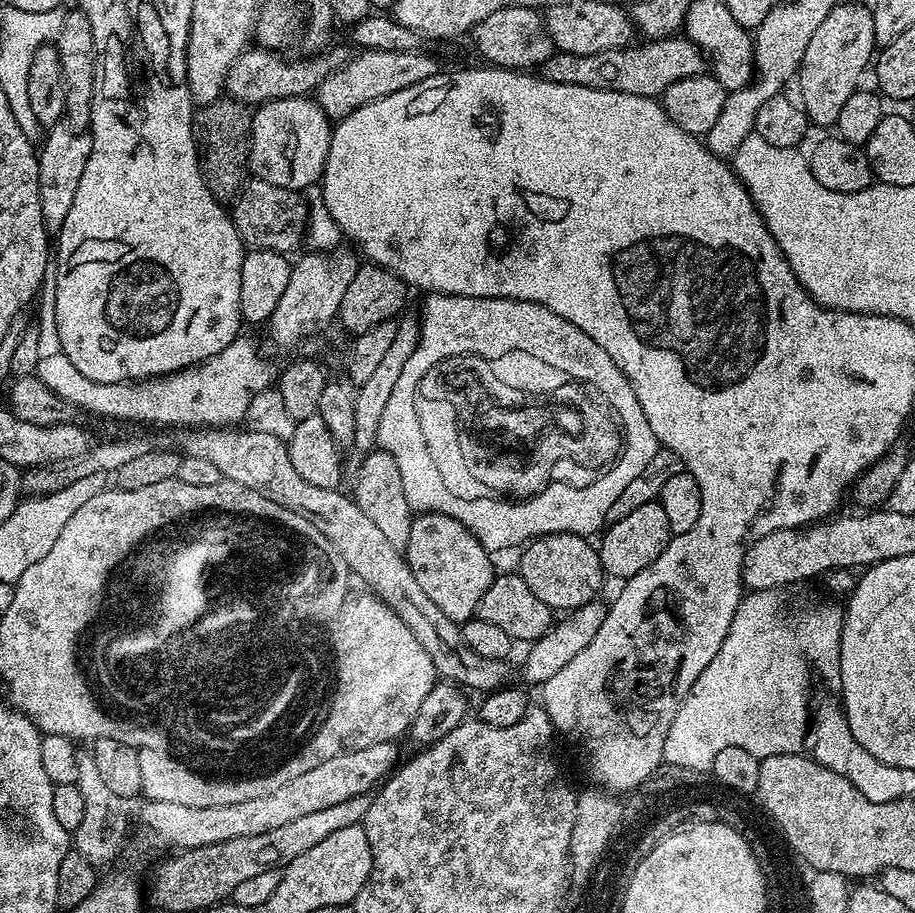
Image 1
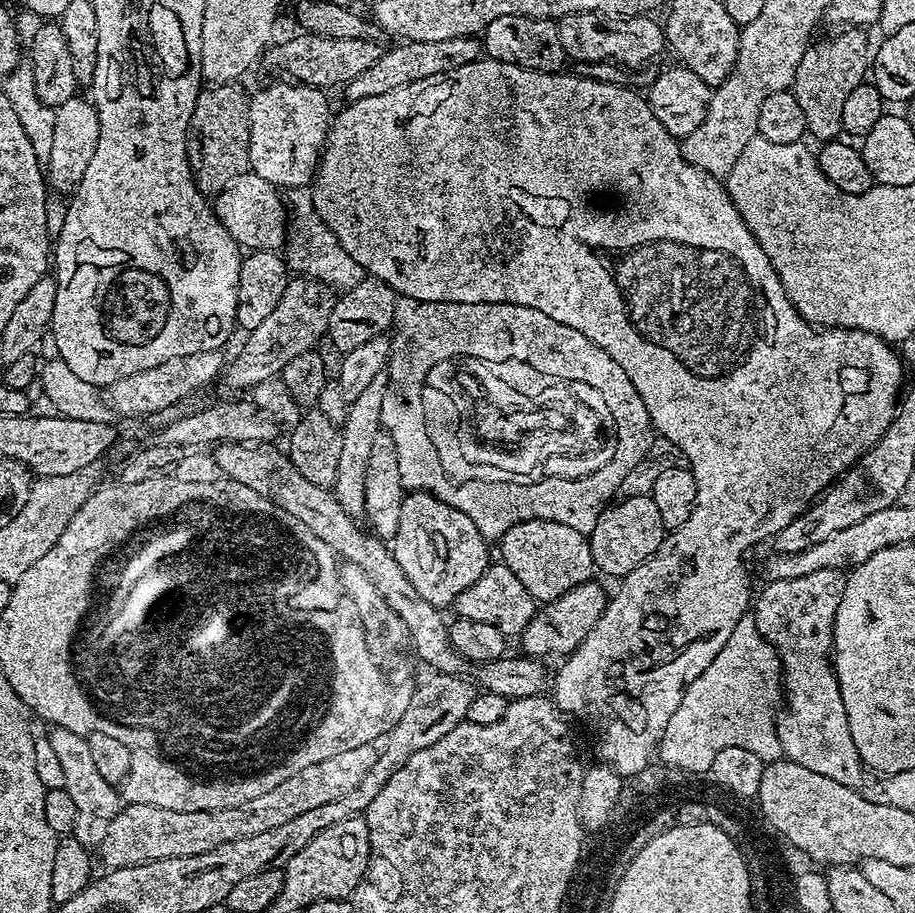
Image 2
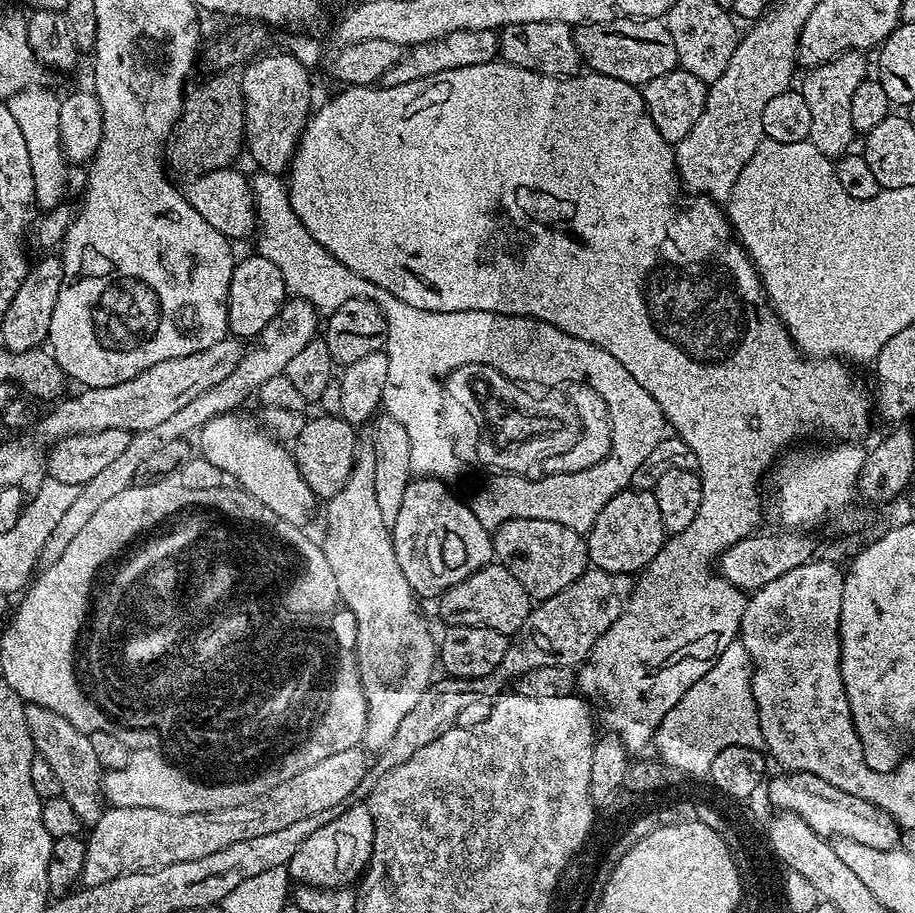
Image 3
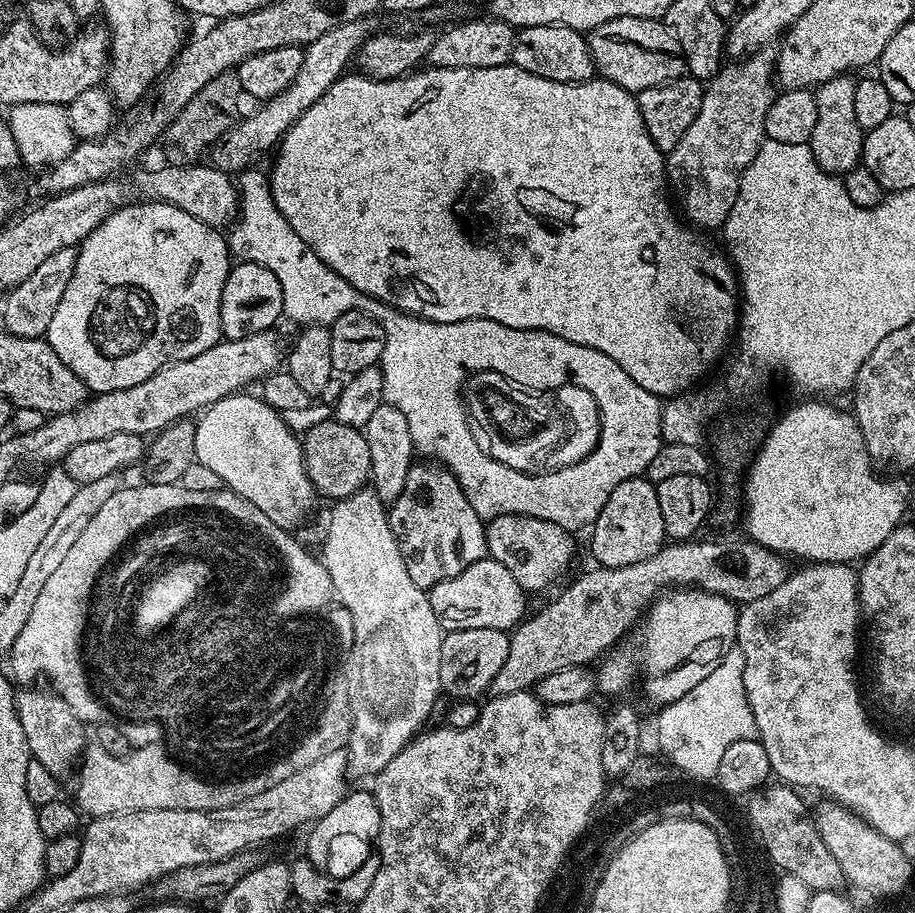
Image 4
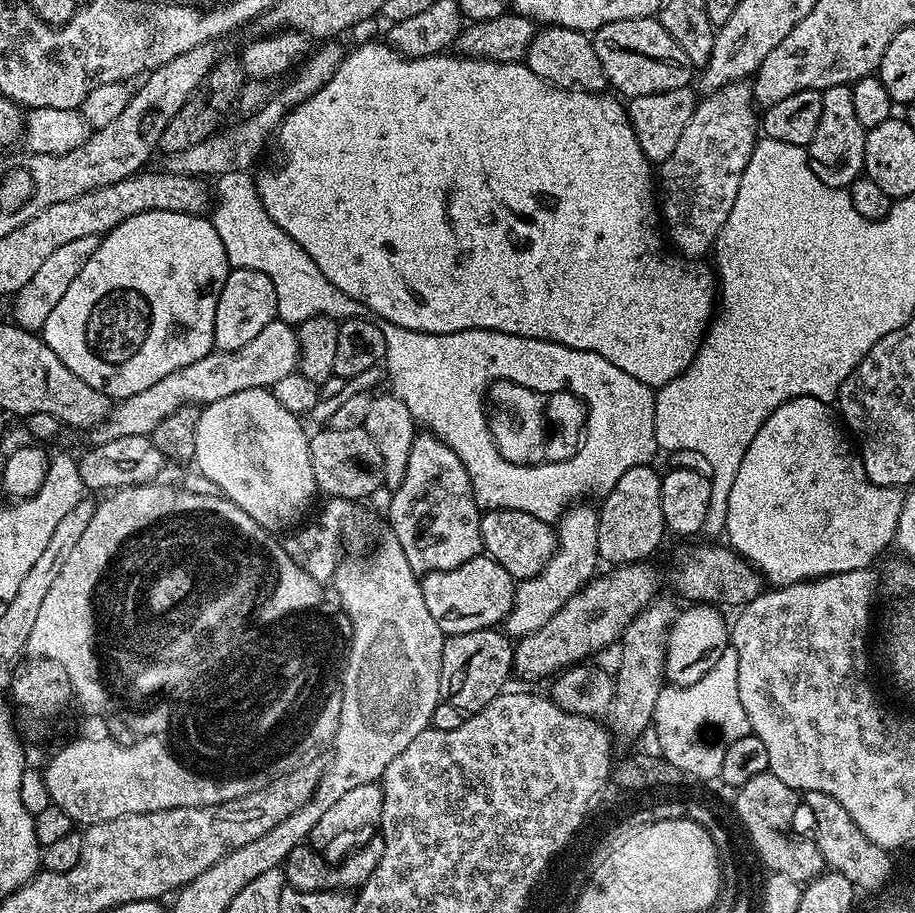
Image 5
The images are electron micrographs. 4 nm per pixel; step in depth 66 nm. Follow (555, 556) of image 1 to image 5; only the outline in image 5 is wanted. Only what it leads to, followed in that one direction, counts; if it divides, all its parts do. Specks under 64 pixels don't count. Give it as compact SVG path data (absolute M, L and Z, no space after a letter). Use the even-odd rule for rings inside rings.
M487 510L480 518L484 552L509 572L513 581L528 580L550 562L556 549L556 528L549 521L522 514L522 510Z

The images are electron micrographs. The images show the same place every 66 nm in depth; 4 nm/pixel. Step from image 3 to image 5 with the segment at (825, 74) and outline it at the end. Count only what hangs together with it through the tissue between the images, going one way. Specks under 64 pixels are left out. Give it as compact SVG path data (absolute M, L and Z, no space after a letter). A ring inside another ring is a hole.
M849 85L830 86L820 92L822 118L818 118L818 130L807 144L808 165L814 174L831 188L849 189L864 171L864 147L866 130L854 115L854 94Z

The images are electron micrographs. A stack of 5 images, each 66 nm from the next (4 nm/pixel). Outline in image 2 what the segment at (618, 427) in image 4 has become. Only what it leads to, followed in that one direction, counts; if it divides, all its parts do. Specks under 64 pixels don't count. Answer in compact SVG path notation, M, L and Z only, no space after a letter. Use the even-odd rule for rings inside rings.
M296 194L290 200L290 219L288 235L282 249L282 255L291 271L301 277L317 280L320 284L327 284L333 290L347 290L358 286L358 282L365 279L366 273L346 250L334 238L334 234L324 225L324 219L316 212L312 200L304 194ZM405 297L402 318L408 338L407 354L398 370L397 387L388 398L388 414L383 431L396 446L398 470L402 470L405 489L429 492L442 502L462 510L462 514L466 514L466 518L478 526L478 534L482 534L482 538L489 542L499 542L513 528L533 520L562 522L562 526L570 526L585 534L592 533L594 526L598 526L598 518L619 493L626 474L630 474L630 470L642 462L654 443L654 429L646 402L642 402L642 394L634 390L634 382L630 382L626 370L622 370L622 366L618 366L618 362L614 362L614 358L610 358L602 346L594 346L586 334L573 330L571 326L562 326L562 322L554 322L554 318L542 314L542 310L530 310L530 306L470 302L422 303ZM463 352L478 355L484 360L487 357L491 357L491 360L520 357L524 362L532 361L533 366L555 373L558 378L575 378L578 382L595 386L609 400L620 423L620 455L592 481L579 478L571 483L560 483L553 480L532 488L486 486L475 488L471 497L461 491L457 483L446 482L444 467L437 464L436 454L424 433L418 393L421 376L424 376L429 364L441 357Z

